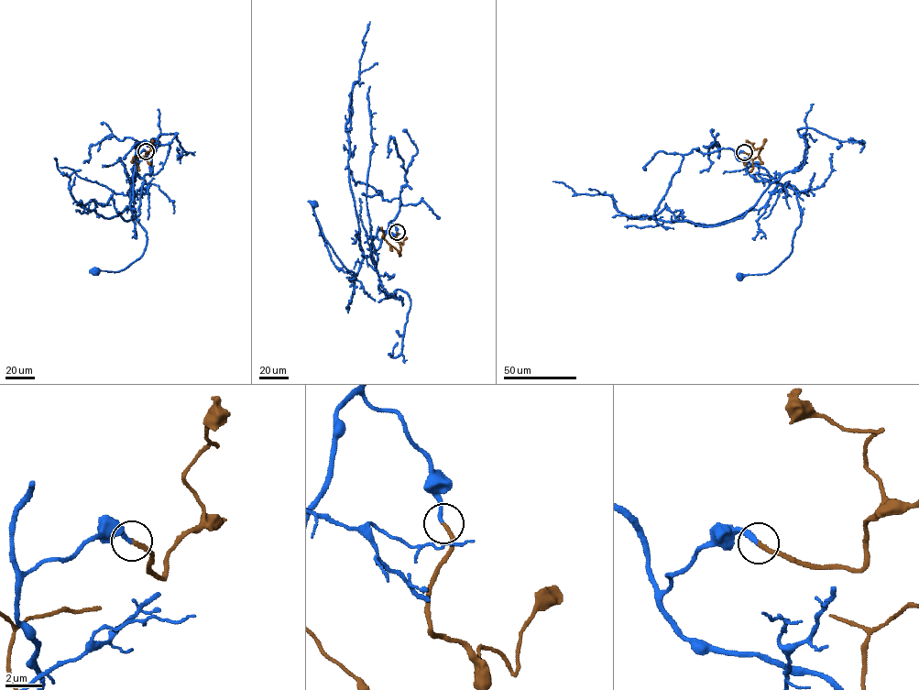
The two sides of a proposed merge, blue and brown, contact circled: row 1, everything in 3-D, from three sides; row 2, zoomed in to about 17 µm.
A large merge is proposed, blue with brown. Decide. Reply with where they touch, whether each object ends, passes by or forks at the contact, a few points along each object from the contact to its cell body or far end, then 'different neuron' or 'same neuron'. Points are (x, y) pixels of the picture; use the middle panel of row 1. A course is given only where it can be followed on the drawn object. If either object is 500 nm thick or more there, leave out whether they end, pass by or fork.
place (397, 232); blue ends; brown ends; course blue (397, 232), (389, 222), (379, 247), (363, 258), (351, 279), (355, 276), (343, 265), (325, 238), (313, 203); course brown (397, 232), (396, 240), (399, 244), (399, 251), (382, 235); same neuron

